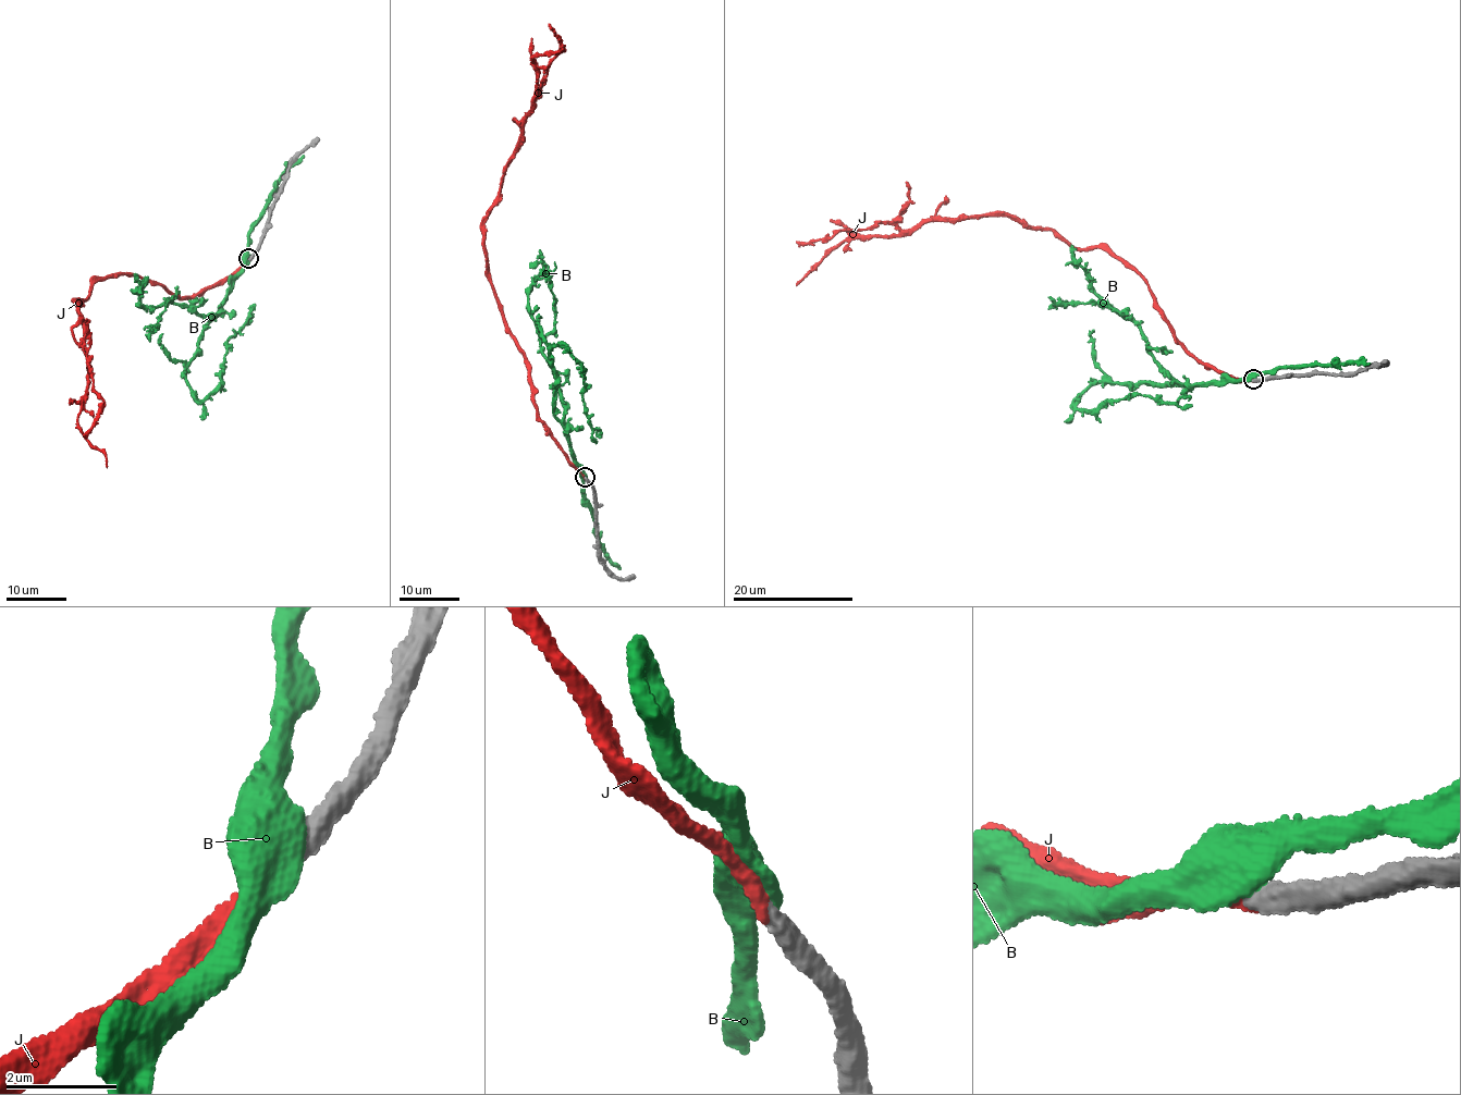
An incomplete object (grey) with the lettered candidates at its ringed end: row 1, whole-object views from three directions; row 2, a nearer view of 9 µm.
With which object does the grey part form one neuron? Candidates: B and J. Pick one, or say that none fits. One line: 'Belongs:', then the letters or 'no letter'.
Belongs: J

